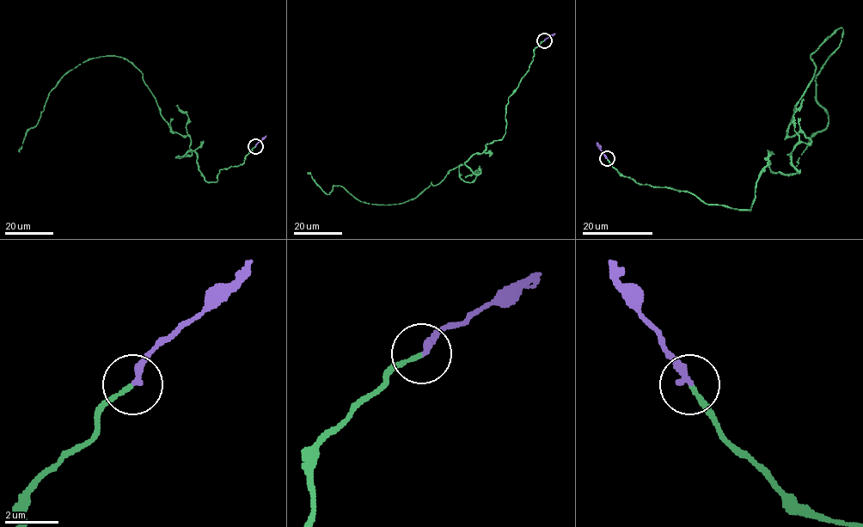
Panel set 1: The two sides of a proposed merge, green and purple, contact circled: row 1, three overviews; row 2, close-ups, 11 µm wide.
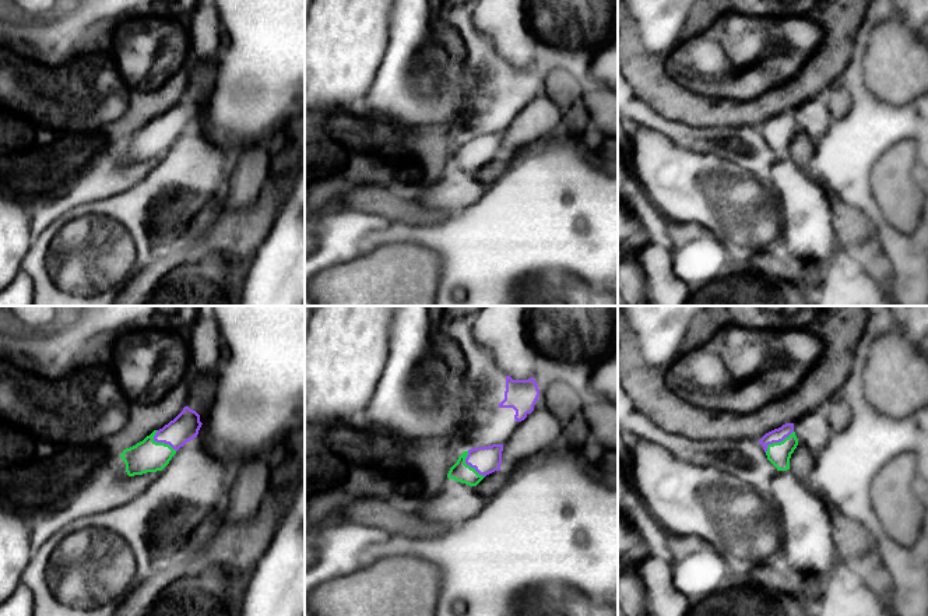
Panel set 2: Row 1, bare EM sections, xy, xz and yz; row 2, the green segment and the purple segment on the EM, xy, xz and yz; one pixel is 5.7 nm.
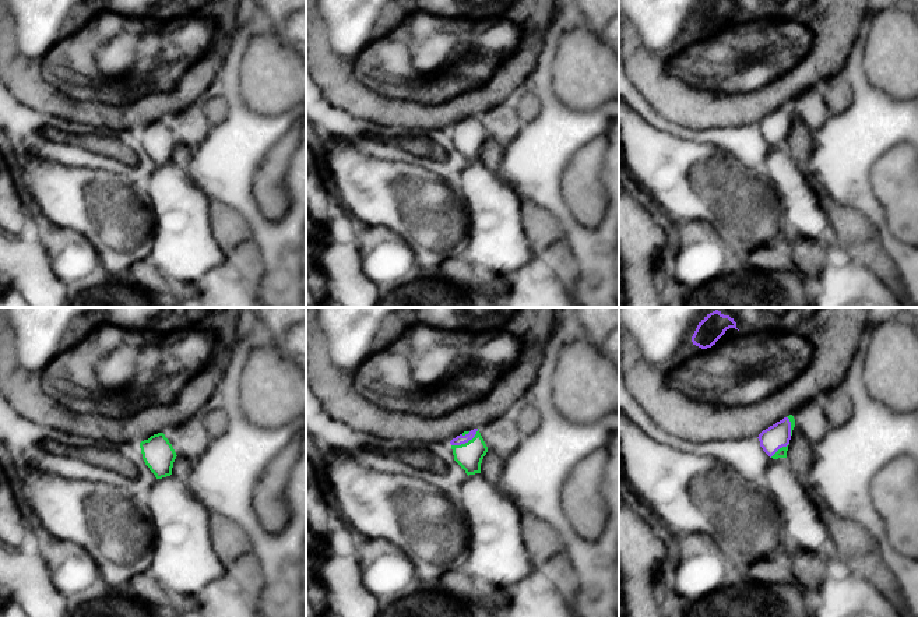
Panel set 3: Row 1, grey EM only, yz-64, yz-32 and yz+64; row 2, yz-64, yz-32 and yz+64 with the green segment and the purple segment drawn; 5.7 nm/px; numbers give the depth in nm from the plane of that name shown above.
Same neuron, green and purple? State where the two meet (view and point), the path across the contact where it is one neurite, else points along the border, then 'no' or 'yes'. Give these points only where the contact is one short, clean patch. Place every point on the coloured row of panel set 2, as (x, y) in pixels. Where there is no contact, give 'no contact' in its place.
xy (162, 443) | across xy (147, 456), (162, 443), (185, 426) | yes

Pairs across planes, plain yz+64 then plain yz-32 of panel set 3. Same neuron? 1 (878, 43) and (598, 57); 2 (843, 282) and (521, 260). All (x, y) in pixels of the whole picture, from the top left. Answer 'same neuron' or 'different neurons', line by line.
1: same neuron
2: different neurons

